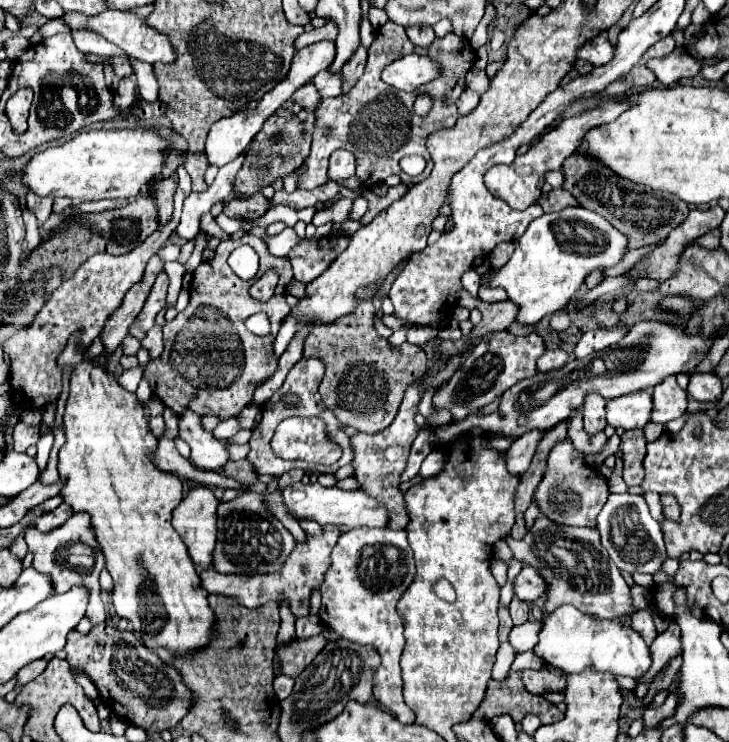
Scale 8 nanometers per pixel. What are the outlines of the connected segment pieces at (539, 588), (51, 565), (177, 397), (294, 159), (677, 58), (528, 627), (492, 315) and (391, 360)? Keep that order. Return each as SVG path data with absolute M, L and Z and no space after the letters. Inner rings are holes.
M528 565L522 567L512 587L514 587L514 595L522 601L536 601L538 597L544 597L544 579L536 573L536 569Z
M74 513L64 525L48 531L48 533L42 533L34 527L28 527L26 529L26 535L24 535L26 543L28 543L28 553L34 555L36 559L36 569L42 573L42 575L48 575L52 579L52 589L54 593L60 593L60 591L68 591L70 587L74 585L82 585L88 589L90 593L90 601L88 601L88 611L86 611L86 619L90 619L92 625L98 625L106 619L106 613L104 613L104 605L100 601L100 583L98 583L98 575L104 567L104 555L100 553L98 545L96 545L96 539L92 537L92 529L88 529L88 515L86 513ZM76 543L82 543L82 545L88 545L94 553L94 563L90 567L80 567L80 565L74 565L70 563L68 555L62 555L68 547L76 545Z
M246 233L236 241L222 241L216 249L216 257L208 263L200 263L200 267L194 271L188 307L178 313L174 321L164 325L164 351L158 359L150 361L144 371L144 377L150 381L152 395L174 409L178 415L184 407L190 407L200 415L218 415L220 419L238 415L246 405L252 403L256 383L272 375L278 365L278 359L272 357L272 341L290 311L288 303L284 301L284 293L290 281L290 257L274 257L268 251L268 245L252 233ZM238 245L250 245L258 253L260 273L268 267L274 267L278 271L280 281L270 301L260 303L252 299L248 295L248 287L254 279L244 281L236 277L228 267L228 255ZM256 313L266 313L272 323L270 333L264 337L250 333L244 325L244 321Z
M314 83L302 85L260 129L260 133L250 143L250 151L244 159L242 169L238 171L238 177L232 181L232 189L238 197L250 197L254 193L260 193L266 185L272 185L276 179L284 179L286 175L294 173L308 157L312 135L316 129L316 107L320 105L322 97Z
M676 47L672 55L664 57L664 59L652 59L648 61L648 67L654 71L656 81L664 87L674 85L680 79L686 77L694 77L700 73L702 65L698 61L692 61L682 47Z
M526 623L522 627L512 627L512 631L508 635L508 641L514 645L514 649L518 653L532 651L534 645L536 645L536 633L538 631L540 631L538 623Z
M464 288L458 291L456 297L458 305L464 306L467 309L476 308L482 312L482 321L470 333L472 339L476 335L480 335L480 333L490 333L490 331L496 331L496 329L510 327L510 323L516 321L518 311L520 311L520 307L516 303L512 303L512 301L496 301L496 303L478 301L478 299L472 297Z
M362 301L338 321L312 329L304 341L304 357L318 357L326 365L320 383L322 401L342 425L350 425L362 433L378 433L388 427L398 413L408 385L422 379L428 369L428 357L424 357L418 345L406 343L400 349L392 349L388 341L378 337L372 319L372 301Z

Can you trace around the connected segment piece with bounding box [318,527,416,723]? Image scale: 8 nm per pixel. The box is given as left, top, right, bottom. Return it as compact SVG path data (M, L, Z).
M358 527L340 535L332 549L332 565L324 575L320 619L340 637L358 643L374 645L382 655L382 665L376 671L374 697L392 711L402 723L416 723L412 709L402 697L400 655L404 649L404 627L396 613L396 601L414 581L414 555L406 541L406 531Z

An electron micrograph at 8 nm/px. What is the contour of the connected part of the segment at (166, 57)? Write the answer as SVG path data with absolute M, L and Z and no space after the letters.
M66 11L62 17L60 17L72 31L76 29L90 29L98 35L102 35L104 39L108 39L110 43L122 47L128 55L140 59L142 62L158 63L172 63L174 61L174 51L170 47L170 41L168 37L164 37L162 33L156 33L154 29L148 29L148 25L144 25L144 19L142 17L136 17L132 13L122 13L122 11L102 11L98 15L84 15L84 13L76 13L76 11Z

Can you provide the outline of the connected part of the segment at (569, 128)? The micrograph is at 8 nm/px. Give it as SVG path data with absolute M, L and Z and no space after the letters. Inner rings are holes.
M612 99L608 101L602 101L596 109L592 111L586 111L582 115L574 115L570 119L564 119L558 127L554 127L552 131L548 131L546 135L540 137L538 143L530 145L530 149L524 153L524 155L516 155L514 163L510 165L496 165L492 169L488 169L488 173L484 175L484 183L488 187L488 191L494 195L494 197L500 197L504 199L512 209L526 209L530 207L532 203L536 203L542 195L542 185L544 185L544 175L548 171L558 171L562 169L562 163L572 155L576 153L576 149L580 147L580 141L584 137L584 133L596 125L602 125L602 123L610 123L614 121L622 111L626 109L626 105L620 105Z

